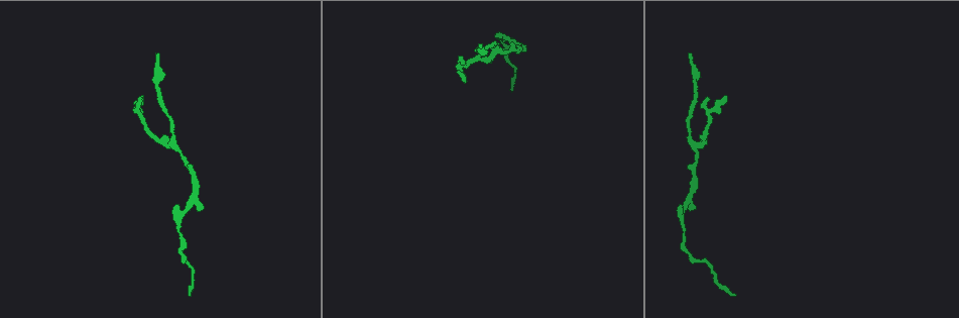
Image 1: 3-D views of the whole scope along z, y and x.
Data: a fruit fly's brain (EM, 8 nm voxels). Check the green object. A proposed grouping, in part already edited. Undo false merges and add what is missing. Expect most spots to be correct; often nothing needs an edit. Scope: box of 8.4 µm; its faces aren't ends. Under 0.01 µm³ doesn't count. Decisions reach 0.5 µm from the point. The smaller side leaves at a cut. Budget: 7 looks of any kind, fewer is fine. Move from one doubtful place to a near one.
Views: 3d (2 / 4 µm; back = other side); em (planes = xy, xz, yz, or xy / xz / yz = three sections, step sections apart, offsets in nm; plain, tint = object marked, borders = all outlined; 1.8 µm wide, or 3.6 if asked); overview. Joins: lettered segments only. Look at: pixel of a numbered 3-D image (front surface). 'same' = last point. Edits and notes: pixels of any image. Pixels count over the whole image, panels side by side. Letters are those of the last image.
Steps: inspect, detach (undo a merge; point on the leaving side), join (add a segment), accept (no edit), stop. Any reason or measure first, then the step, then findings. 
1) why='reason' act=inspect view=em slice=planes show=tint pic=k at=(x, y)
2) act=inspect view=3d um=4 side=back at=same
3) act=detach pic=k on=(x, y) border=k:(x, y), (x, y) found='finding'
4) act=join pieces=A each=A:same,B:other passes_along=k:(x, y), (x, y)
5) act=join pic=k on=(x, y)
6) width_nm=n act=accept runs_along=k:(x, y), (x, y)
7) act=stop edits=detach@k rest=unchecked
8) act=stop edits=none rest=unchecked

why='thin end' act=inspect view=3d um=4 pic=1 at=(513, 89)

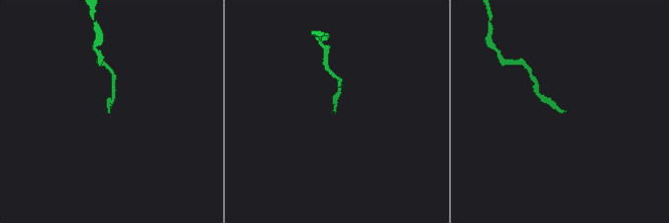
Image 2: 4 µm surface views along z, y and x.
act=inspect view=em slice=xz step=4 show=tint pic=2 at=(108, 111)

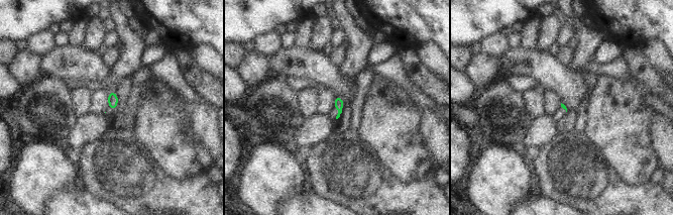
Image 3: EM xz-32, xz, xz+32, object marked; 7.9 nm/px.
why='another direction' act=inspect view=em slice=planes show=borders at=same

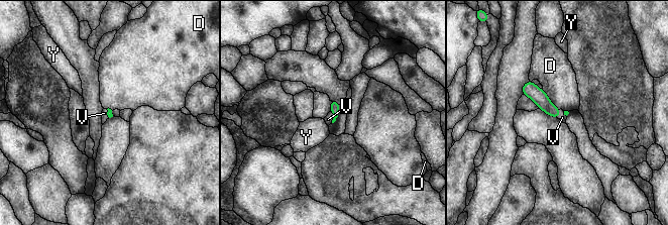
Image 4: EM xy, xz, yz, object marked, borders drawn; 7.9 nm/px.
longest_contact=D:220nm act=join pieces=V each=D:other,V:same,Y:other found='the neuron continues'

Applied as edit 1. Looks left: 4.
act=inspect view=overview

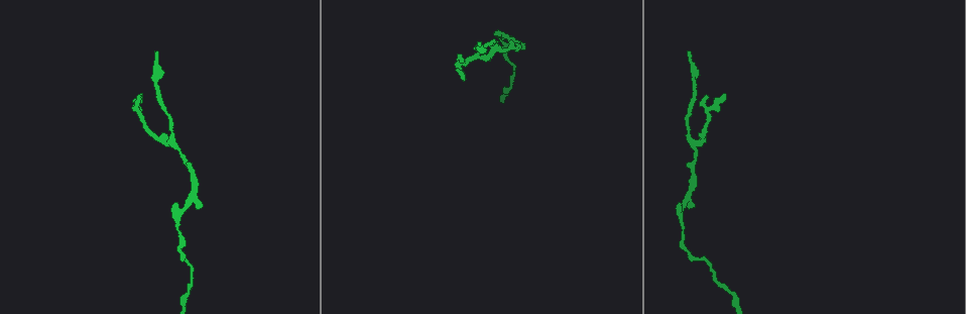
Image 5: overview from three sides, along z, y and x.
why='two arms in line, one across' act=inspect view=3d um=4 pic=5 at=(171, 144)

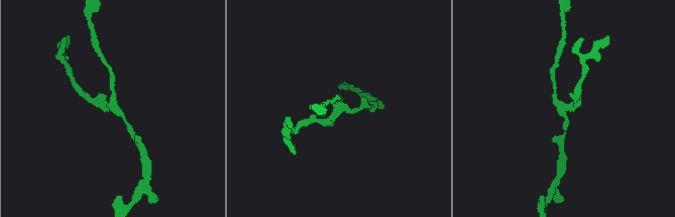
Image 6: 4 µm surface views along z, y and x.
why='now the EM' act=inspect view=em slice=planes show=borders pic=6 at=(337, 106)

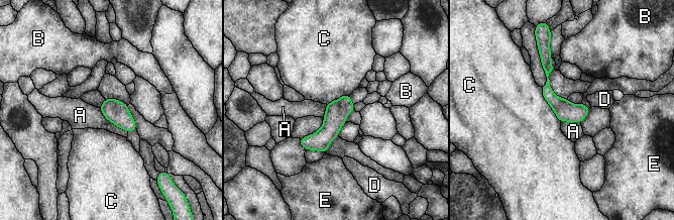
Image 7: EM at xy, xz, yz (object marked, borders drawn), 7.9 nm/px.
act=accept each=A:other,B:other,C:other,D:other,E:other border=7:(540, 87), (543, 98), (560, 123) found='all the same neuron'

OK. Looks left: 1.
act=stop edits=join@4 rest=unchecked

